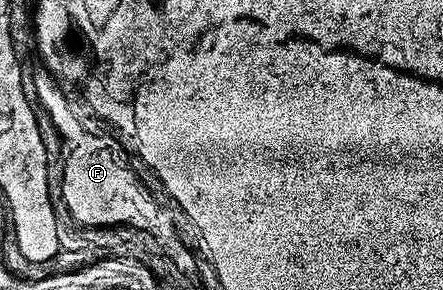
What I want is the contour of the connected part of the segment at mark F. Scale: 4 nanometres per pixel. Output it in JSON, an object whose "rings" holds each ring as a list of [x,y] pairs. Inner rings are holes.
{"rings":[[[48,69],[31,78],[31,90],[36,101],[41,101],[40,109],[57,125],[61,138],[67,145],[73,146],[65,158],[65,170],[61,174],[63,196],[73,219],[86,228],[108,228],[110,226],[127,226],[135,230],[146,230],[159,240],[159,244],[186,272],[192,271],[194,251],[187,245],[179,233],[174,219],[168,210],[153,197],[152,193],[137,179],[135,171],[129,167],[121,146],[105,134],[96,134],[81,123],[79,115],[73,111],[69,98],[57,87],[54,75]]]}

